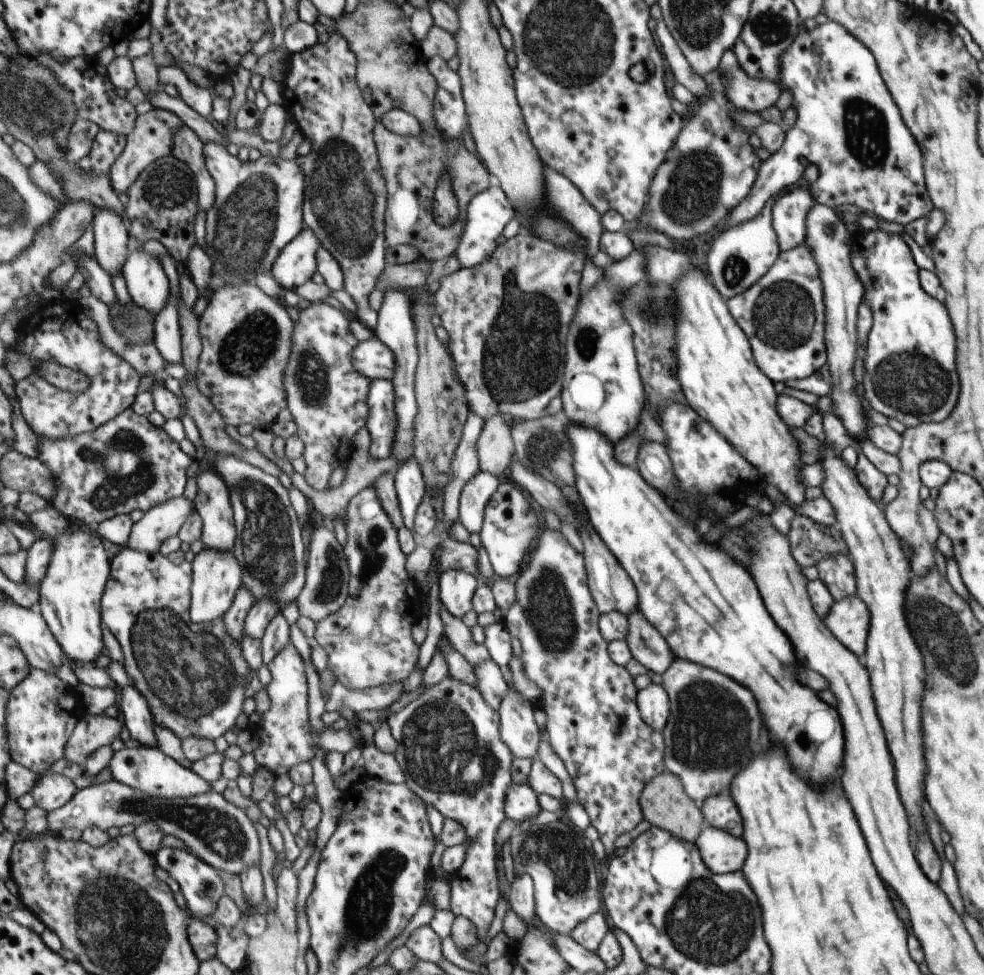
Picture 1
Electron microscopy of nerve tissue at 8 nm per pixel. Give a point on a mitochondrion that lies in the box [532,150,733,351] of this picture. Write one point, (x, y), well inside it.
(651, 310)

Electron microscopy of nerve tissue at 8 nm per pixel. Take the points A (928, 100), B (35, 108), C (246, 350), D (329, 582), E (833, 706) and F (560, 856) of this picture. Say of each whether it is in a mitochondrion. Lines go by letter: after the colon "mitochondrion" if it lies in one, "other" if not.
A: other
B: mitochondrion
C: mitochondrion
D: mitochondrion
E: other
F: mitochondrion

